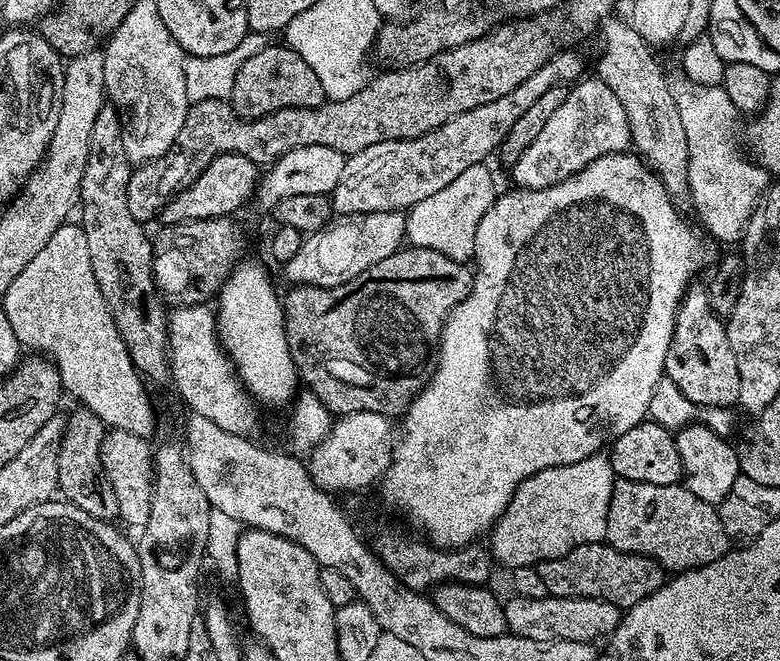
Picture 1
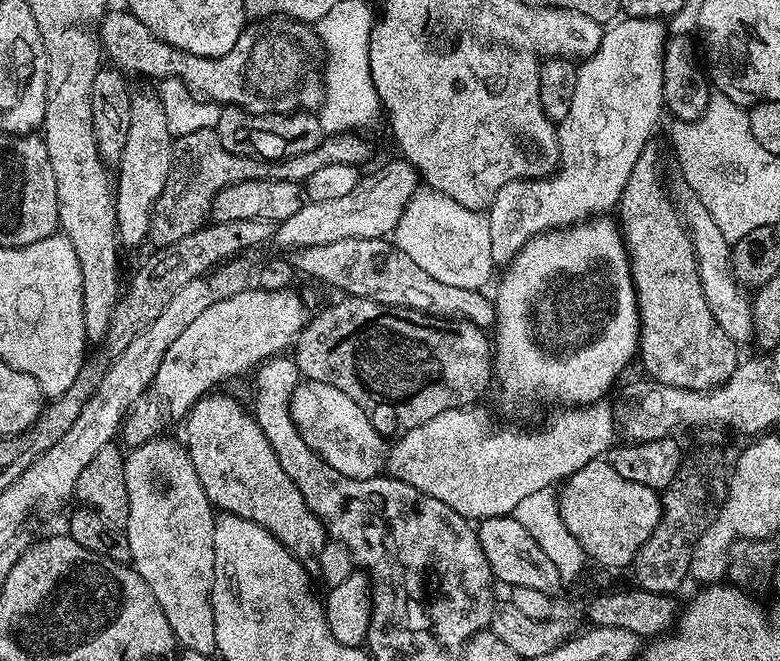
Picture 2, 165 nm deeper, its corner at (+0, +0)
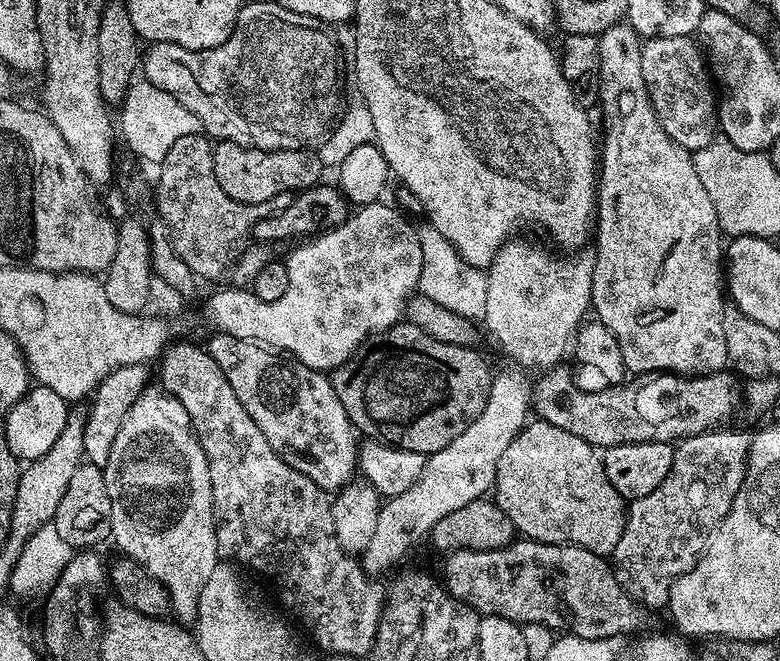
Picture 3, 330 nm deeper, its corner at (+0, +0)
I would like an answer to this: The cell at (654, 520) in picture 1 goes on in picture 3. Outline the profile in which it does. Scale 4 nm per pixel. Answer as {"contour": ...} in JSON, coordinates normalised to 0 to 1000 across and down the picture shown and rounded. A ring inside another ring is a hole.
{"contour":[[[691,632],[669,649],[638,693],[633,761],[654,784],[668,812],[696,823],[735,823],[776,844],[788,837],[800,802],[803,758],[777,723],[773,688],[756,669]]]}

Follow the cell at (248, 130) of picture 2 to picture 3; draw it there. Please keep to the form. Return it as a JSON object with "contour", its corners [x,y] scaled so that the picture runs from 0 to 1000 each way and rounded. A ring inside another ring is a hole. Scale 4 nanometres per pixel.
{"contour":[[[294,212],[281,213],[273,222],[274,269],[279,269],[279,281],[290,287],[296,303],[312,309],[342,310],[344,303],[359,297],[363,290],[383,293],[392,284],[403,284],[412,277],[413,263],[418,256],[410,244],[409,228],[400,224],[383,224],[382,227],[362,227],[360,230],[342,230],[329,224],[317,224]]]}

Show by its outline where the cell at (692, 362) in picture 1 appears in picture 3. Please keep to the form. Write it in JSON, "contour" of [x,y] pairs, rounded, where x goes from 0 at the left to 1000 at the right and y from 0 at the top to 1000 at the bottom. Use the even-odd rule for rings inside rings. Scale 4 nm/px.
{"contour":[[[796,33],[796,35],[792,35],[792,36],[788,36],[788,38],[787,38],[787,39],[782,39],[782,41],[781,41],[781,42],[779,42],[779,44],[777,44],[777,47],[776,47],[776,48],[771,48],[771,50],[769,50],[769,53],[768,53],[768,56],[767,56],[767,116],[768,116],[768,115],[769,115],[769,121],[771,121],[771,127],[769,127],[769,157],[771,157],[771,160],[772,160],[772,162],[774,162],[774,218],[773,218],[773,212],[772,212],[772,222],[771,222],[771,224],[769,224],[769,225],[768,225],[768,230],[767,230],[767,301],[765,301],[765,306],[764,306],[764,321],[765,321],[765,322],[767,322],[767,325],[765,325],[765,327],[764,327],[764,328],[763,328],[763,333],[762,333],[762,380],[763,380],[763,384],[764,384],[764,401],[763,401],[763,402],[762,402],[762,415],[760,415],[760,416],[759,416],[759,464],[758,464],[758,470],[759,470],[759,472],[760,472],[760,474],[762,474],[762,478],[763,478],[763,483],[765,483],[765,484],[768,484],[768,486],[769,486],[769,489],[771,489],[771,490],[774,490],[774,492],[776,492],[776,493],[778,493],[778,496],[779,496],[779,498],[781,498],[781,499],[782,499],[782,505],[787,505],[787,511],[792,511],[792,523],[794,523],[794,525],[795,525],[795,528],[796,528],[796,530],[797,530],[797,545],[799,545],[799,548],[800,548],[800,555],[801,555],[801,558],[804,558],[804,561],[805,561],[805,563],[806,563],[806,564],[810,564],[810,563],[833,563],[833,564],[828,564],[828,566],[845,566],[845,564],[863,564],[863,566],[873,566],[873,564],[872,564],[872,563],[882,563],[882,564],[877,564],[877,566],[881,566],[881,567],[882,567],[882,569],[883,569],[883,570],[888,570],[888,569],[901,569],[901,567],[904,567],[904,566],[906,566],[906,564],[910,564],[910,563],[922,563],[922,561],[924,561],[924,558],[927,558],[927,557],[928,557],[928,555],[929,555],[929,552],[932,552],[932,551],[933,551],[933,531],[932,531],[932,530],[931,530],[931,499],[926,499],[926,487],[927,487],[927,486],[928,486],[928,469],[929,469],[929,464],[931,464],[931,430],[929,430],[929,425],[928,425],[928,424],[927,424],[927,422],[926,422],[926,369],[924,369],[924,375],[923,375],[923,363],[924,363],[924,365],[926,365],[926,352],[924,352],[924,348],[923,348],[923,337],[922,337],[922,336],[921,336],[921,324],[919,324],[919,322],[918,322],[918,319],[917,319],[917,318],[915,318],[915,306],[910,306],[910,293],[905,293],[905,281],[900,281],[900,269],[895,269],[895,257],[894,257],[894,256],[892,256],[892,245],[891,245],[891,241],[890,241],[890,236],[888,236],[888,231],[886,231],[886,230],[883,230],[883,228],[882,228],[882,225],[881,225],[881,224],[876,224],[876,222],[874,222],[874,221],[869,221],[869,215],[864,215],[864,209],[859,209],[859,203],[854,203],[854,197],[849,197],[849,185],[844,185],[844,172],[838,172],[838,160],[837,160],[837,159],[836,159],[836,156],[835,156],[835,154],[833,154],[833,142],[832,142],[832,141],[831,141],[831,138],[829,138],[829,136],[828,136],[828,118],[823,118],[823,76],[824,76],[824,74],[826,74],[826,68],[824,68],[824,65],[823,65],[823,57],[822,57],[822,56],[821,56],[821,54],[819,54],[819,53],[818,53],[818,51],[817,51],[817,48],[814,48],[814,47],[813,47],[813,44],[810,44],[810,38],[809,38],[809,36],[806,36],[806,35],[804,35],[804,33]]]}

